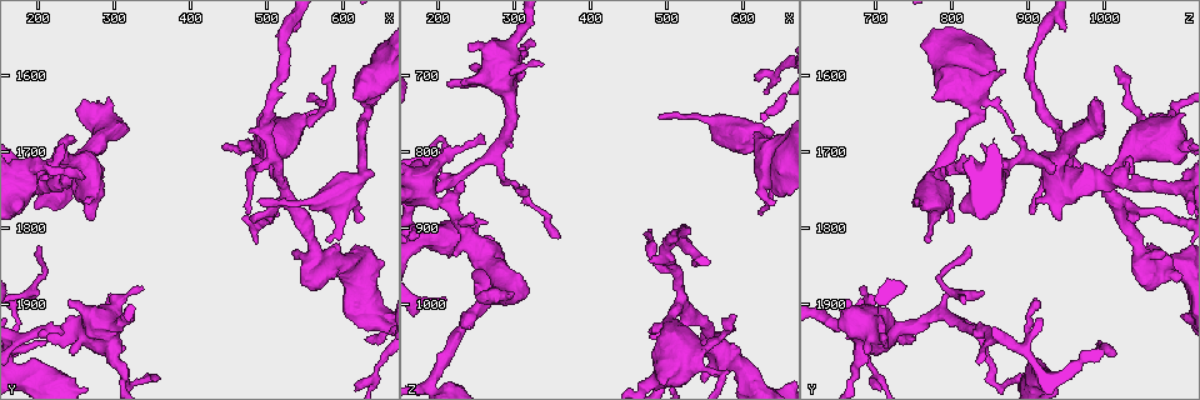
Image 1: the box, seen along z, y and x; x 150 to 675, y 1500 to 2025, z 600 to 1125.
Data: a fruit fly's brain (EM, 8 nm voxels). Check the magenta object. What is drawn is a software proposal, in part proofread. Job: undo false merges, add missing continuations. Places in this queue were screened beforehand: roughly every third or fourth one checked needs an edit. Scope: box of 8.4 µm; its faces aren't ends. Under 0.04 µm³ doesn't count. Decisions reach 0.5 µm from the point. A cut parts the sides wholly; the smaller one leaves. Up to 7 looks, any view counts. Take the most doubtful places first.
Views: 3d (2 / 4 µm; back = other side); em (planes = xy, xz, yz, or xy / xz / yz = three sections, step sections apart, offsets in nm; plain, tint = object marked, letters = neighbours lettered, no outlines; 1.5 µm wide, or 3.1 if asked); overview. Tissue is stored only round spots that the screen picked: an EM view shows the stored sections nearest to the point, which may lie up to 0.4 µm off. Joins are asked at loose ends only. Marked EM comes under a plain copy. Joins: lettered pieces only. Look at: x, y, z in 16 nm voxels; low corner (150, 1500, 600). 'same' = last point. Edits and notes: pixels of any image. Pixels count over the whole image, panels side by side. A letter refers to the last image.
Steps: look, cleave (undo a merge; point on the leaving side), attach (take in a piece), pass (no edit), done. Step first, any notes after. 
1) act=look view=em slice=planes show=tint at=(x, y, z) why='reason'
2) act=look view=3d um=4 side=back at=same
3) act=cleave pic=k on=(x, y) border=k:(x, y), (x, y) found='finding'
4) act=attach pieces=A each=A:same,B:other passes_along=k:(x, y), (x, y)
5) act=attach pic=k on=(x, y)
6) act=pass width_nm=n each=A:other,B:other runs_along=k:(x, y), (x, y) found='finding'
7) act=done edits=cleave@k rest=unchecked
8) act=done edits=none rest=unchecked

act=look view=3d um=2 at=(545, 1835, 1075) why='free end'

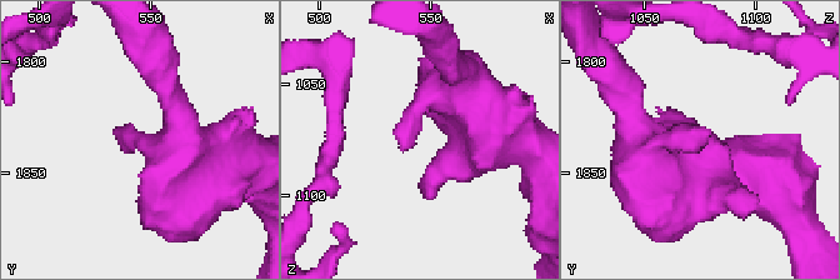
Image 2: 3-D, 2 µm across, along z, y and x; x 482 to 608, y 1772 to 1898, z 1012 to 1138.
act=look view=em slice=yz step=4 show=letters at=(541, 1832, 1079) why='shape alone is not enough'

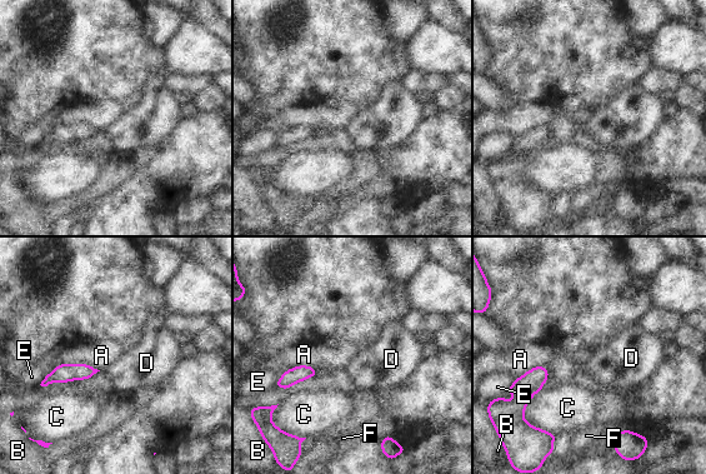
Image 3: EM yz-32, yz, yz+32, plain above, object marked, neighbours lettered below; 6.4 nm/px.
act=look view=em slice=planes show=letters at=same

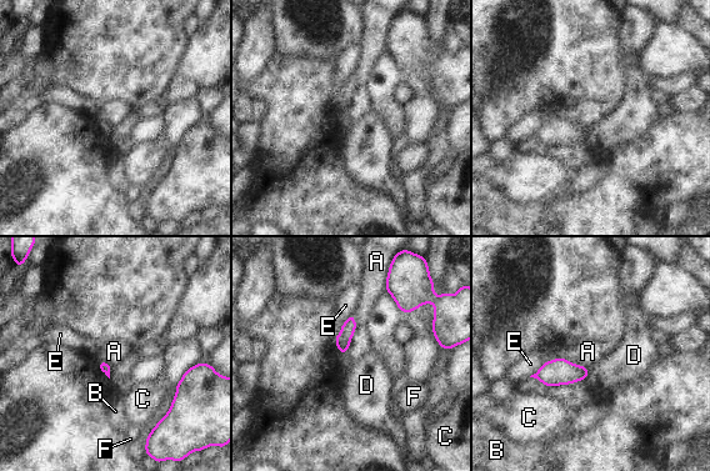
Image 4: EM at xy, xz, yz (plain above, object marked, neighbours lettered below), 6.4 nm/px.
act=pass longest_contact=A:280nm each=A:other,B:other,C:other,D:other,E:other,F:other border=4:(354, 314), (355, 331), (340, 354) found='none of them fits'

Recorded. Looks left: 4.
act=look view=em slice=xz step=8 show=letters at=(245, 1895, 665) why='an open end'

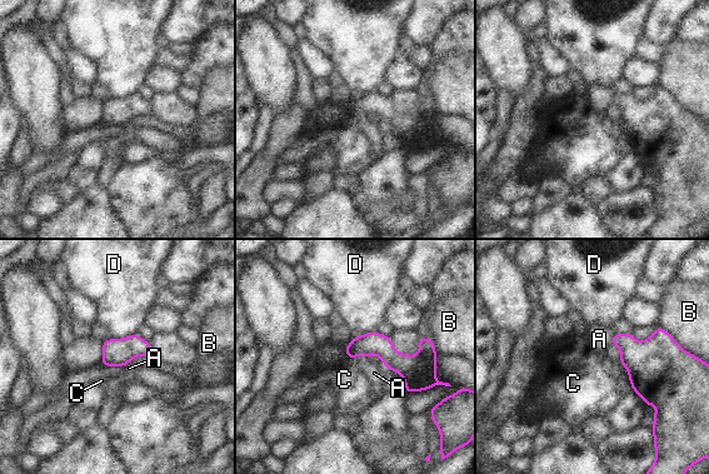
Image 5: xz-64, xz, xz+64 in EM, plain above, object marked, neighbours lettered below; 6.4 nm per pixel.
act=look view=em slice=xy step=8 show=letters at=same why='another direction'

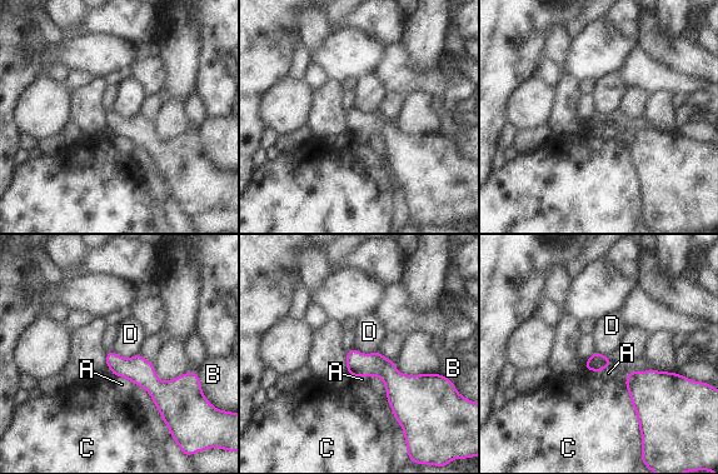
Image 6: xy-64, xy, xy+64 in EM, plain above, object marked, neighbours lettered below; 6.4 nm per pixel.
act=pass longest_contact=C:320nm each=A:other,B:other,C:other,D:other runs_along=6:(109, 355), (155, 387), (188, 379) found='no lettered piece goes on from it'

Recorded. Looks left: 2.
act=done edits=none rest=unchecked

